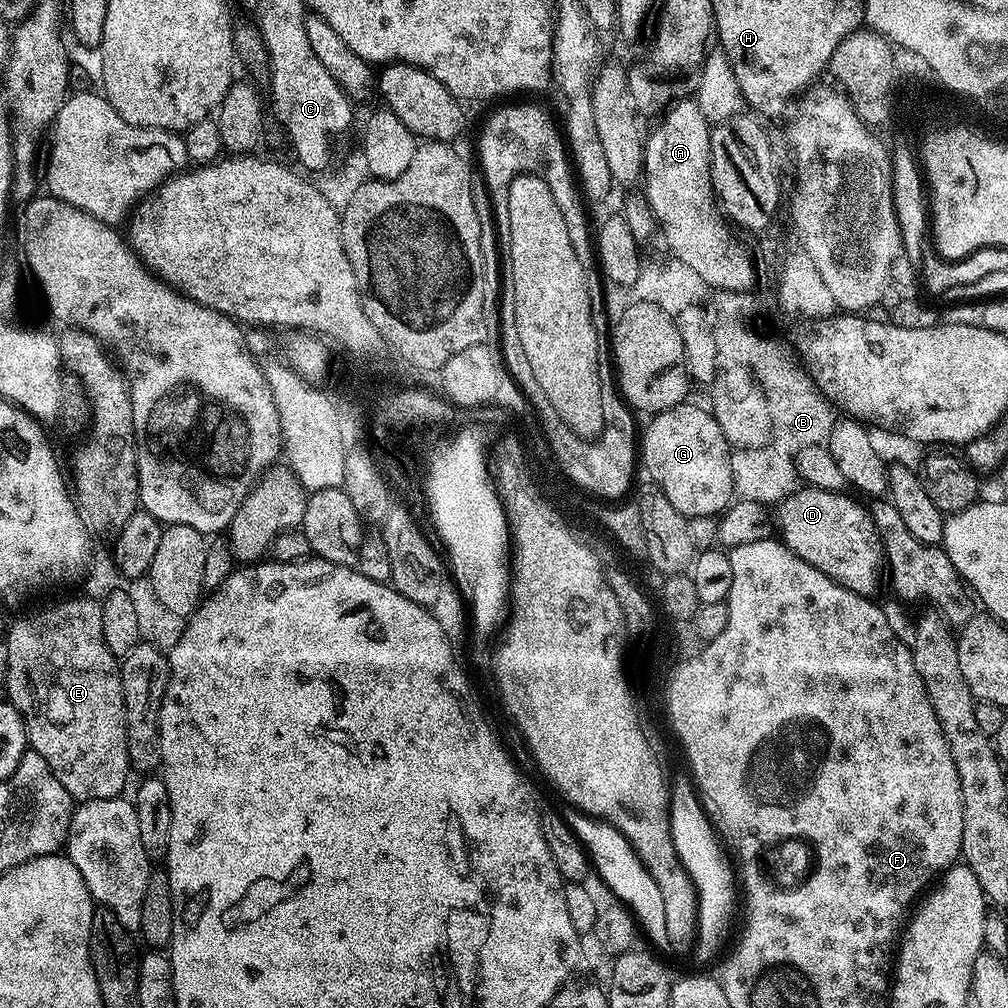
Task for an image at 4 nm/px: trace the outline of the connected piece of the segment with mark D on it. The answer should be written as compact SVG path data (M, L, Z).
M801 486L794 494L780 501L774 512L774 520L778 525L778 536L782 543L798 558L810 562L814 570L822 570L834 582L838 582L846 590L859 596L875 597L876 587L880 584L880 572L885 571L884 544L880 541L880 531L872 520L872 513L856 500L844 496L843 491L831 492L811 486Z

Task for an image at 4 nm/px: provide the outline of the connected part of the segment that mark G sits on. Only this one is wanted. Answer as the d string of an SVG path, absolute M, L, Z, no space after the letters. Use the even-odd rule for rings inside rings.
M685 402L674 406L665 412L655 413L648 424L648 429L642 432L642 468L649 472L651 483L656 484L670 498L674 510L682 515L719 517L729 504L733 503L734 493L732 481L734 479L734 460L728 457L730 445L723 436L711 411L707 407L699 408L693 402Z

